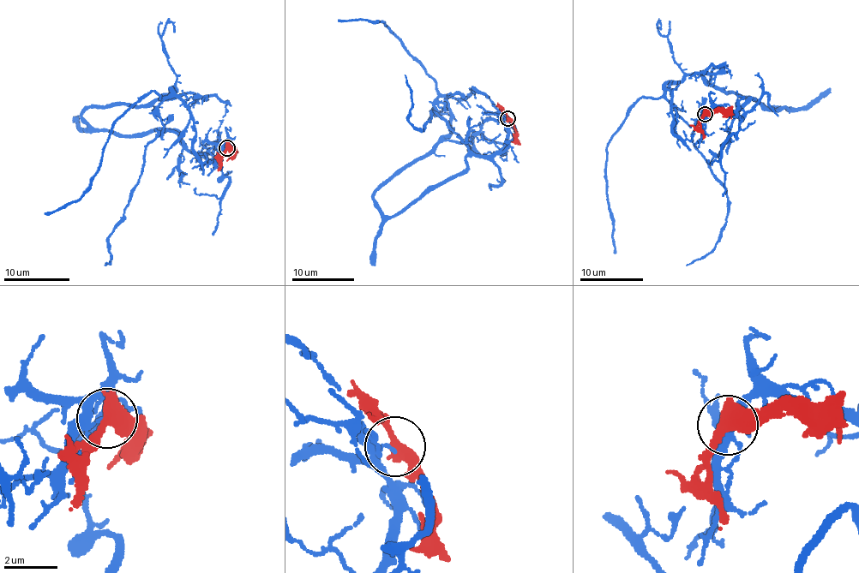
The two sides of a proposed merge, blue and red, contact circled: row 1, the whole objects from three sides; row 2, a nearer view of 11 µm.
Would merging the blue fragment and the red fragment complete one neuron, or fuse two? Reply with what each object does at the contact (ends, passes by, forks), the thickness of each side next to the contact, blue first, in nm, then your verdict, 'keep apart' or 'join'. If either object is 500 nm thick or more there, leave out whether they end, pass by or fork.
blue passes by | red passes by | 130/480 nm | keep apart

